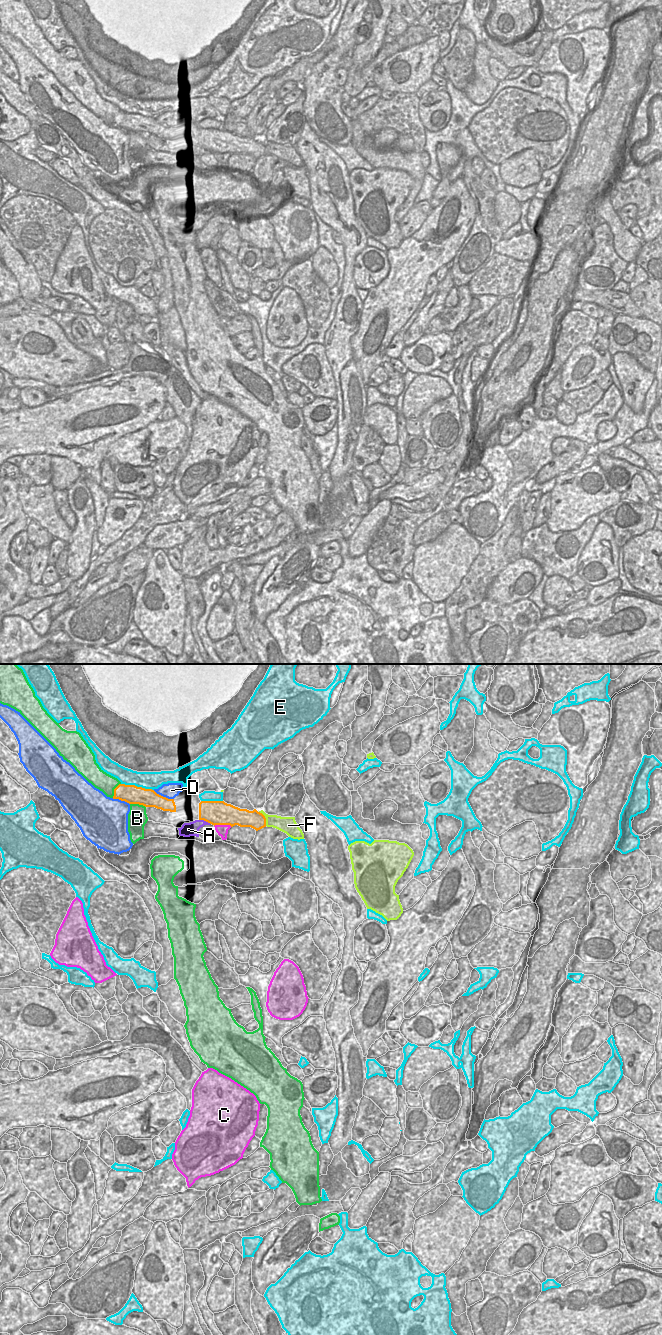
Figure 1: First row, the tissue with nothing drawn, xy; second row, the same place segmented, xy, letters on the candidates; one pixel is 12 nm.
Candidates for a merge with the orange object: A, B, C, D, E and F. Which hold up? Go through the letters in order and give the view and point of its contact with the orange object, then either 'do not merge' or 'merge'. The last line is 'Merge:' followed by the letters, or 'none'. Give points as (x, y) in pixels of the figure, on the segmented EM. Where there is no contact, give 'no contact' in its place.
A: contact xy (205, 820); do not merge
B: contact xy (138, 803); do not merge
C: contact xy (223, 824); do not merge
D: contact xy (162, 796); do not merge
E: contact xy (136, 786); do not merge
F: contact xy (265, 818); do not merge
Merge: none

